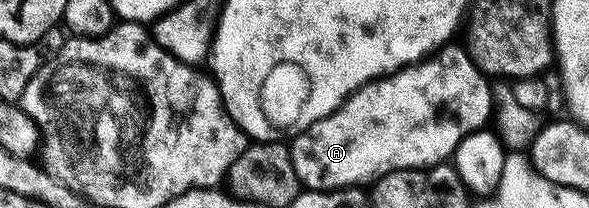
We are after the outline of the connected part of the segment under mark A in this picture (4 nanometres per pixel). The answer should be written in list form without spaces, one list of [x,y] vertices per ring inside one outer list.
[[[447,45],[437,53],[410,64],[409,67],[403,67],[401,71],[394,71],[390,75],[383,75],[380,79],[373,79],[370,83],[363,85],[359,91],[353,91],[331,115],[316,121],[307,131],[297,132],[291,138],[294,140],[289,140],[288,146],[290,155],[293,157],[293,164],[296,165],[296,175],[300,177],[303,188],[308,191],[340,191],[344,187],[362,187],[373,184],[383,175],[393,171],[412,171],[436,167],[445,164],[453,156],[456,145],[460,145],[460,141],[464,137],[468,137],[468,133],[483,130],[491,122],[492,112],[496,106],[491,80],[483,75],[482,70],[474,64],[470,54],[466,52],[465,46],[454,46]]]

